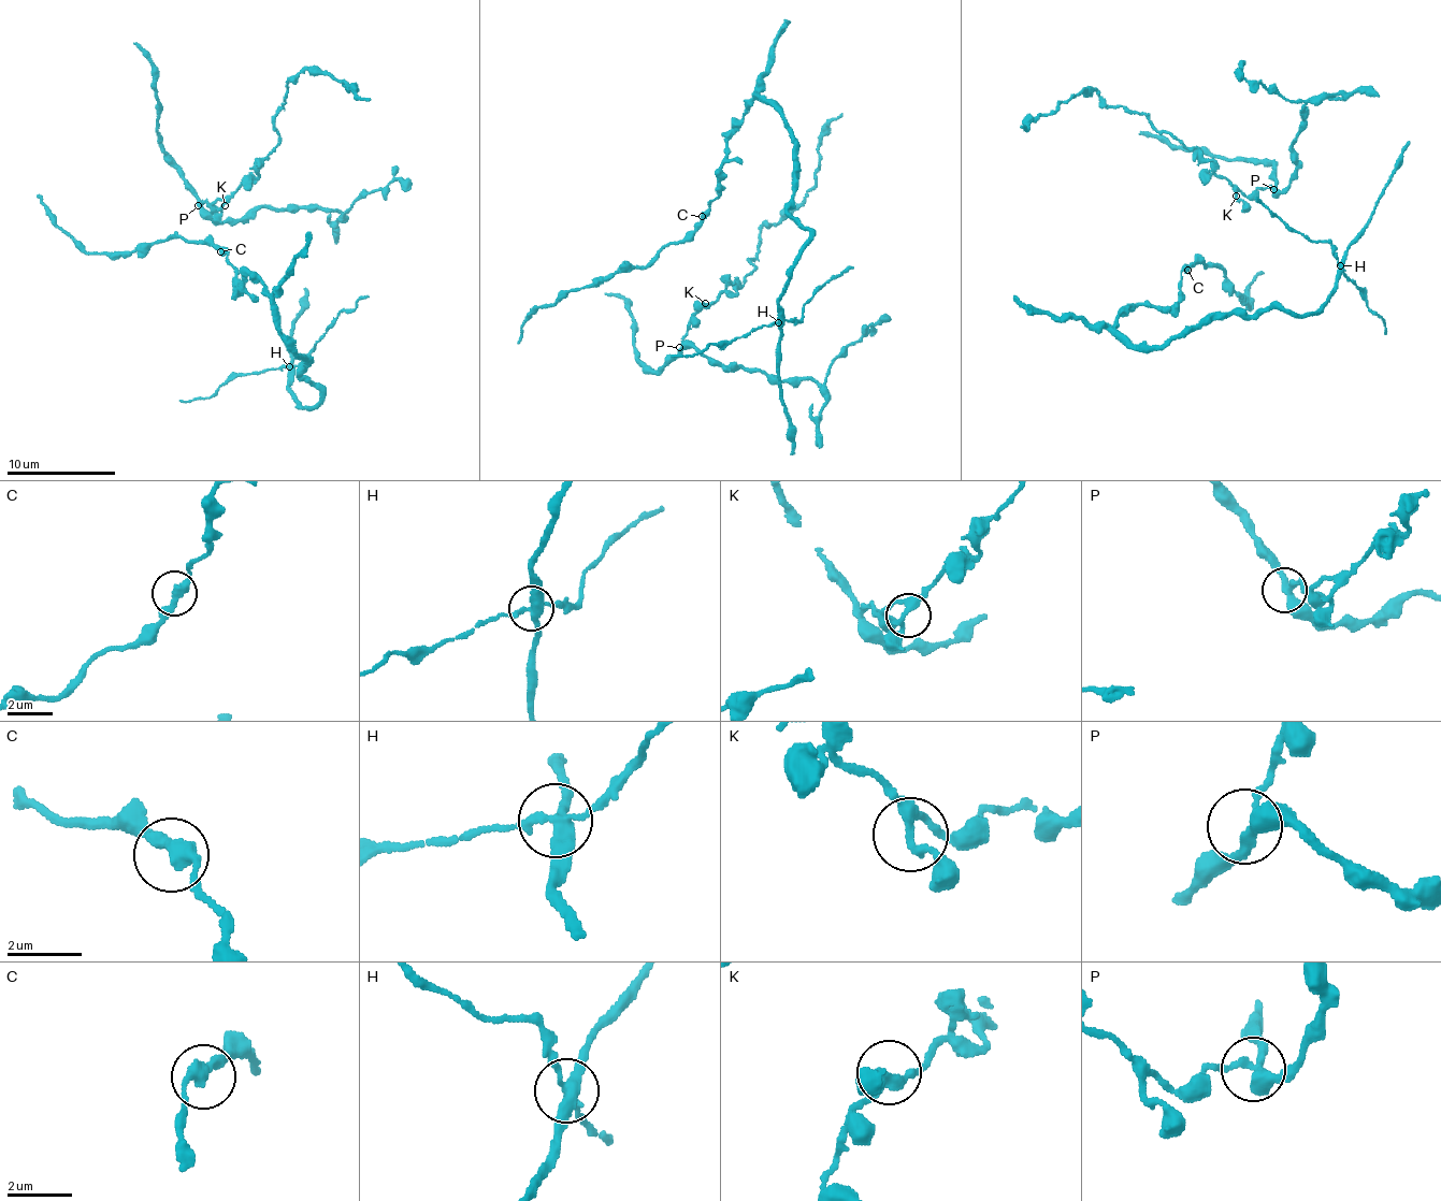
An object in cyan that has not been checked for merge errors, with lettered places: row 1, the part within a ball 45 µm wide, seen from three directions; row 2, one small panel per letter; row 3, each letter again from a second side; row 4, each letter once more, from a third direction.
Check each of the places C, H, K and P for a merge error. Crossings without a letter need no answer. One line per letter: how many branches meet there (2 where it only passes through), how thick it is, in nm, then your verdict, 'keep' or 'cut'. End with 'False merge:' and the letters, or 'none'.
C: branches 2; calibre 360 nm; keep
H: branches 4; calibre 320 nm; cut
K: branches 3; calibre 240 nm; keep
P: branches 3; calibre 280 nm; keep
False merge: H

